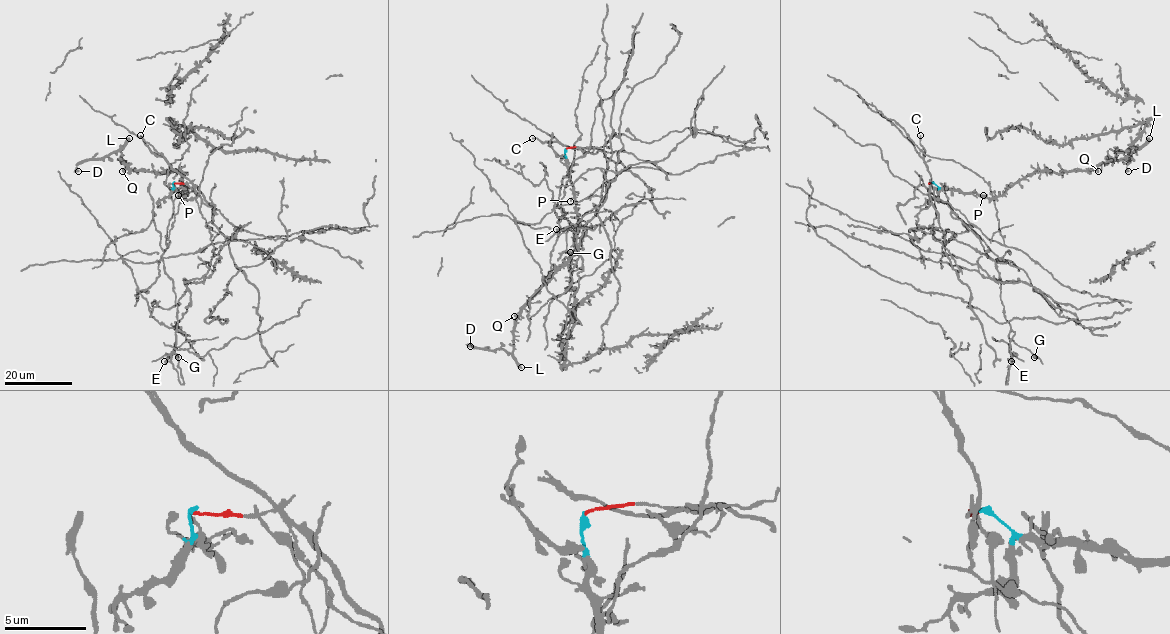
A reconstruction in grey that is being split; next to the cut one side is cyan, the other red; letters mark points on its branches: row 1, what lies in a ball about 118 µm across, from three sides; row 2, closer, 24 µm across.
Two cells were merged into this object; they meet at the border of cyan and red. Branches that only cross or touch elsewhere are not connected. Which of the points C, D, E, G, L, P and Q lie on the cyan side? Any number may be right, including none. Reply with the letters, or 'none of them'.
D, L, P, Q

